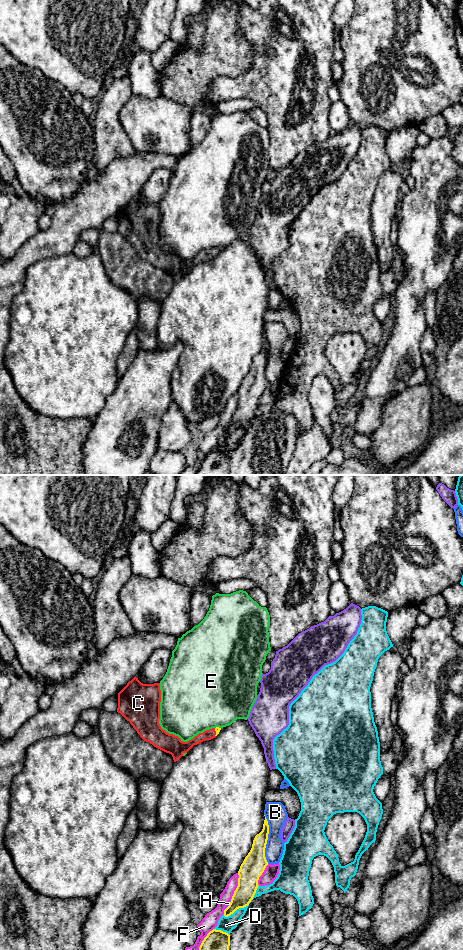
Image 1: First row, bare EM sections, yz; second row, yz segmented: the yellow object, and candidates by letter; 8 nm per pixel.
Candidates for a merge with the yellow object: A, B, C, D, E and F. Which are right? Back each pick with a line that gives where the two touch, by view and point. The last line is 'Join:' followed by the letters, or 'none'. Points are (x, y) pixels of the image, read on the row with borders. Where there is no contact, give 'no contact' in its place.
C: yz (216, 732)
Join: C

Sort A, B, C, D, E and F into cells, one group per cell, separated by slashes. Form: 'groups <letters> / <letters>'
groups A / B / C / D / E / F

